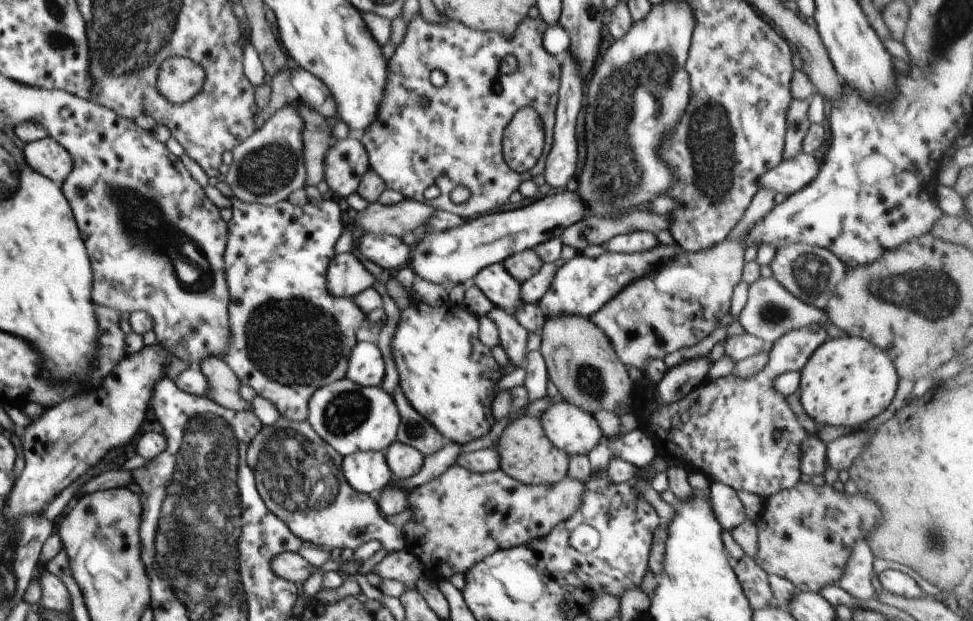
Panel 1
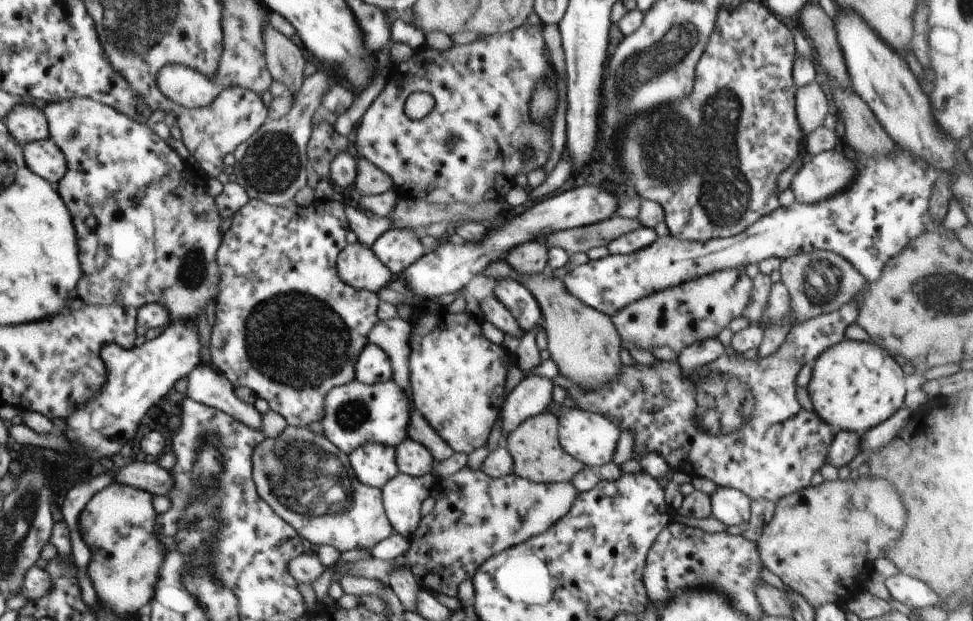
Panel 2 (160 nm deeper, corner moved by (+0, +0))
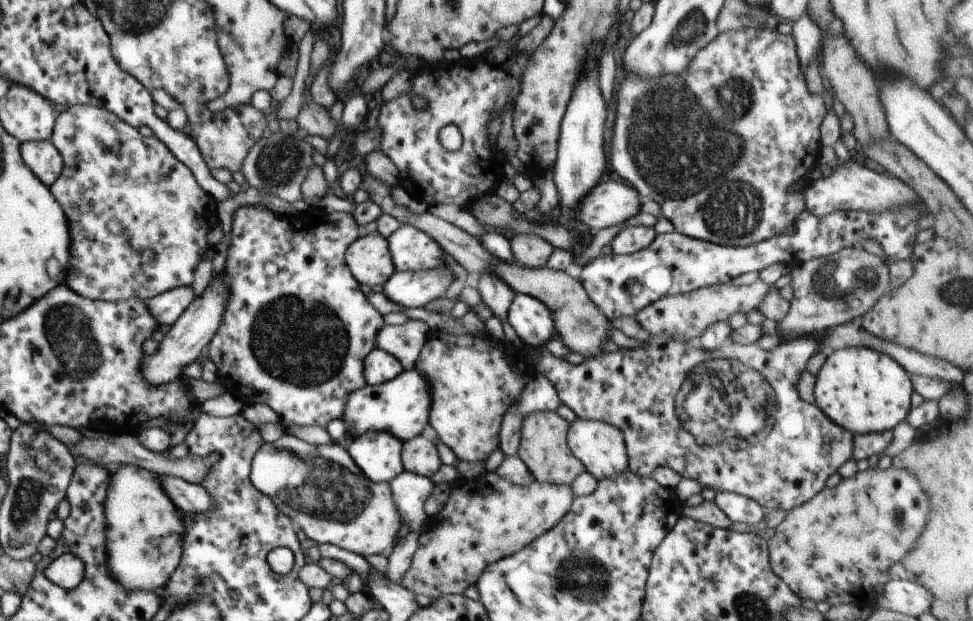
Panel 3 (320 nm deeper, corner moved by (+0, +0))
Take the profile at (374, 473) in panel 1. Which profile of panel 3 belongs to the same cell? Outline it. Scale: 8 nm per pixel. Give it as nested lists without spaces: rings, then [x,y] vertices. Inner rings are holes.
[[[368,432],[357,436],[348,444],[351,460],[372,482],[389,483],[403,467],[403,442],[387,432]]]

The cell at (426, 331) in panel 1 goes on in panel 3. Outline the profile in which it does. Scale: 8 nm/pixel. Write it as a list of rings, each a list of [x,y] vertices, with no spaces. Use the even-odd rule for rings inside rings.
[[[444,332],[436,339],[428,338],[420,351],[415,368],[429,380],[431,386],[430,426],[436,430],[438,440],[449,446],[460,461],[468,462],[485,461],[490,454],[498,450],[504,413],[517,402],[535,372],[526,350],[506,340],[496,341],[485,334],[476,337],[454,336]]]

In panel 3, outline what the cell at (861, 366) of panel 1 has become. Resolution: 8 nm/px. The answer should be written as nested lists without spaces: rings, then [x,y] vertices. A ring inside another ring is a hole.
[[[846,347],[830,351],[815,376],[815,404],[838,426],[853,434],[883,433],[906,420],[911,411],[913,382],[910,375],[890,356],[874,349]]]

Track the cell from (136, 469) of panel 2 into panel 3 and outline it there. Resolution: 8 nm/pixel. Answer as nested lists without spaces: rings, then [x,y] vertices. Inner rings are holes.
[[[157,475],[157,477],[170,500],[186,514],[209,513],[215,506],[214,498],[202,485],[166,475]]]

